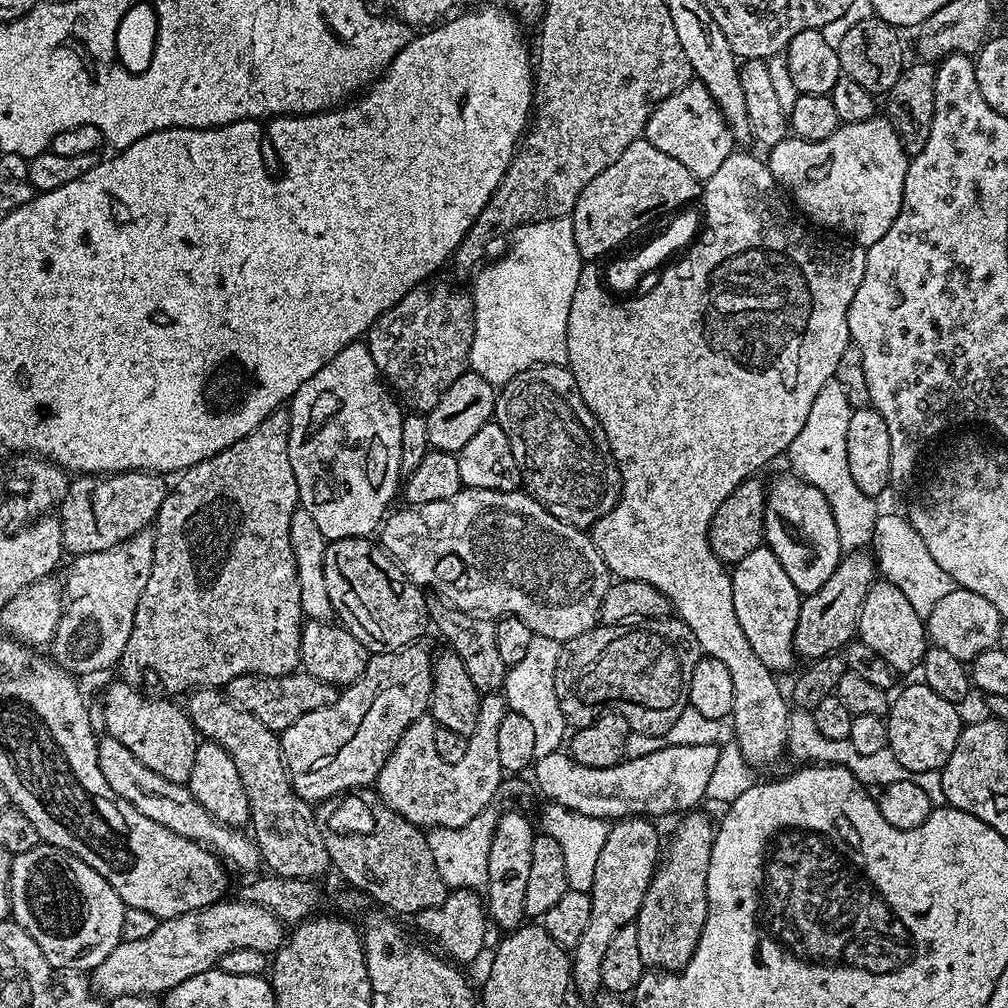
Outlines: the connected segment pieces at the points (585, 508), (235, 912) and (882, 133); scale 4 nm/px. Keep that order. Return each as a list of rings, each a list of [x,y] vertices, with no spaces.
[[[538,364],[527,368],[499,389],[496,398],[495,423],[508,432],[510,446],[522,458],[522,484],[532,497],[554,518],[587,529],[600,520],[620,500],[620,467],[612,457],[606,434],[594,414],[582,402],[582,394],[567,366]]]
[[[225,898],[218,904],[211,904],[202,910],[190,910],[186,914],[178,914],[169,920],[159,921],[152,934],[138,941],[121,939],[120,944],[106,954],[106,962],[102,962],[90,973],[90,983],[101,997],[113,1000],[119,996],[155,996],[169,992],[178,982],[186,982],[186,978],[194,978],[194,974],[202,974],[206,970],[217,967],[220,959],[230,950],[258,950],[265,954],[274,954],[286,943],[286,928],[278,917],[270,910],[257,904],[250,904],[243,899]]]
[[[877,114],[870,120],[841,124],[838,130],[834,130],[834,134],[830,134],[830,138],[822,138],[822,142],[795,138],[778,142],[778,146],[767,149],[766,163],[777,185],[787,193],[797,209],[800,207],[809,216],[807,219],[813,225],[833,228],[844,235],[841,237],[866,250],[871,244],[878,242],[878,238],[882,238],[886,230],[890,230],[894,218],[898,218],[902,210],[902,194],[906,186],[910,157],[905,152],[892,121]]]

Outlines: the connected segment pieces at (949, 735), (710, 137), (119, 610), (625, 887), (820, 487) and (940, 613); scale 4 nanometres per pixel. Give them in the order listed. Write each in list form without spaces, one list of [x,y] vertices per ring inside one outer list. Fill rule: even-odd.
[[[916,682],[909,688],[901,687],[891,701],[886,723],[888,726],[888,749],[911,774],[939,772],[954,754],[958,734],[962,727],[961,709],[946,698],[934,694],[930,686]],[[900,692],[900,693],[899,693]]]
[[[689,82],[657,104],[646,122],[643,139],[658,146],[662,154],[670,154],[670,158],[682,162],[701,182],[708,180],[734,150],[732,132],[722,110],[718,110],[714,98],[710,98],[710,90],[699,82]]]
[[[145,530],[134,534],[118,546],[110,546],[105,552],[82,554],[71,561],[72,569],[68,577],[62,580],[63,608],[56,632],[50,641],[51,659],[60,667],[77,678],[92,676],[95,672],[104,672],[107,668],[115,669],[120,662],[120,655],[130,642],[130,630],[134,626],[134,614],[138,610],[138,598],[146,590],[146,581],[150,579],[150,566],[154,566],[154,535]]]
[[[630,816],[615,821],[606,834],[606,846],[598,854],[598,866],[594,870],[594,886],[590,893],[590,923],[576,948],[571,949],[572,984],[584,996],[592,996],[601,991],[602,958],[610,946],[614,934],[622,926],[633,923],[642,910],[642,898],[650,886],[652,876],[656,873],[658,861],[662,856],[660,832],[651,819],[643,816]]]
[[[836,379],[828,380],[826,386],[818,390],[814,406],[810,406],[806,426],[802,426],[798,438],[790,442],[786,453],[786,460],[792,463],[791,471],[830,502],[834,526],[838,526],[838,542],[845,553],[859,552],[871,545],[878,515],[877,501],[854,486],[854,478],[850,478],[850,466],[846,462],[846,430],[850,427],[853,411],[850,398],[846,398],[846,390],[842,390]]]
[[[957,588],[935,602],[933,610],[926,618],[926,631],[929,641],[942,650],[949,651],[954,658],[965,664],[999,643],[1004,618],[998,614],[994,604],[980,594]]]

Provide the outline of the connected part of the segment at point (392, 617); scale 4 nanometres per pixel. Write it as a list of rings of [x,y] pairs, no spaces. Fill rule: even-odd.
[[[362,536],[328,541],[324,555],[326,594],[330,594],[335,619],[343,628],[350,630],[350,634],[354,634],[354,638],[358,638],[358,642],[362,642],[362,646],[366,646],[369,653],[396,652],[408,644],[417,643],[421,639],[424,627],[429,627],[430,603],[428,604],[427,600],[429,597],[425,589],[405,576],[399,564],[379,543],[371,544],[372,542],[371,539]]]

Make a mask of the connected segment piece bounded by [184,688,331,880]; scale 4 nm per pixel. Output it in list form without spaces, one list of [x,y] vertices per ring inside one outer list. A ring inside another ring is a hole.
[[[198,688],[189,693],[188,702],[184,704],[197,733],[209,743],[216,743],[226,750],[237,767],[238,778],[242,781],[242,788],[246,791],[246,798],[250,806],[250,828],[253,840],[260,852],[263,865],[273,875],[290,877],[295,880],[315,879],[326,869],[331,867],[328,850],[324,844],[319,827],[317,826],[315,811],[311,803],[302,799],[292,789],[285,770],[284,756],[281,754],[279,735],[268,726],[263,725],[252,714],[242,711],[230,703],[225,693],[216,688]]]

